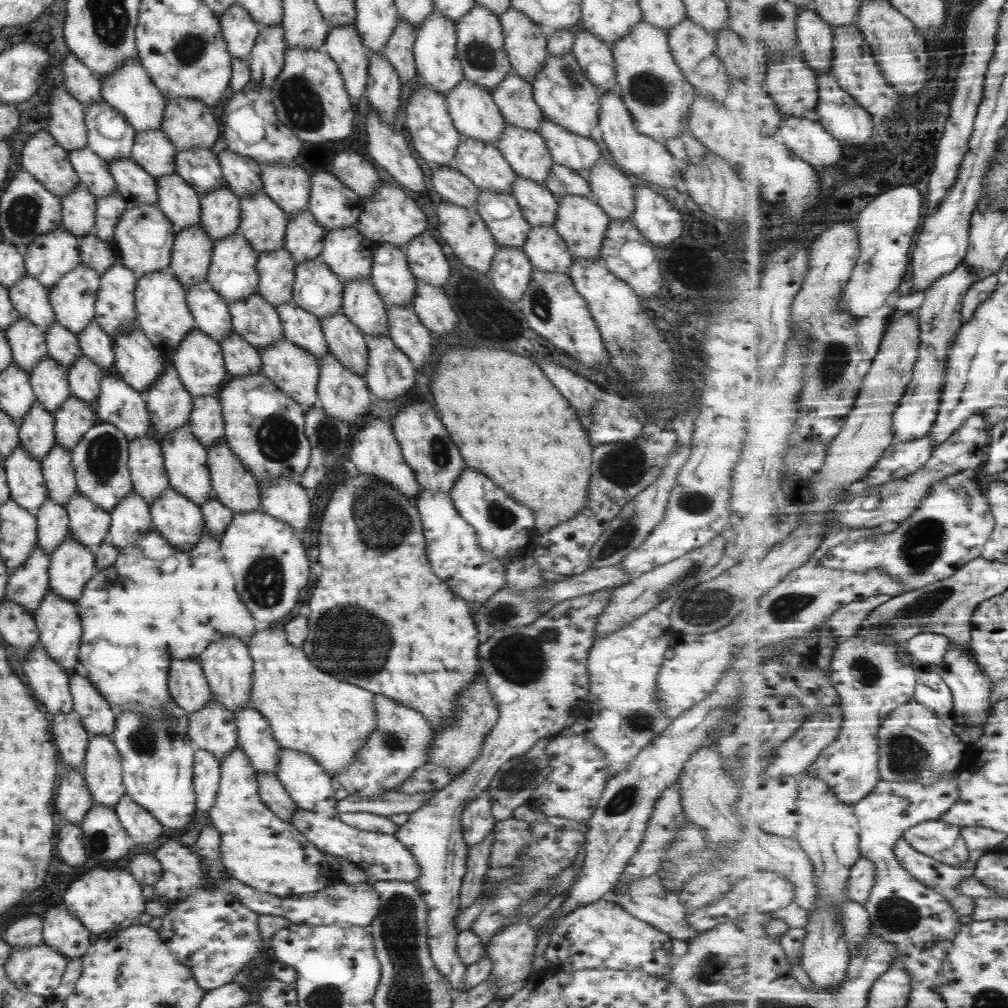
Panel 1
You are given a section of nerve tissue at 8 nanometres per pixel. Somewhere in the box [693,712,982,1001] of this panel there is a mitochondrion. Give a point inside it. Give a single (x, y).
(906, 755)

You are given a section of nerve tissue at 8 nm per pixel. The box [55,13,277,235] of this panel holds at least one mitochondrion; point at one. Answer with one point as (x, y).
(189, 49)

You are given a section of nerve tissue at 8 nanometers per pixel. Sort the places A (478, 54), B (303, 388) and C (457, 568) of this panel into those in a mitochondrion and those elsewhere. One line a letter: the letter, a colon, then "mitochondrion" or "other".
A: mitochondrion
B: other
C: other

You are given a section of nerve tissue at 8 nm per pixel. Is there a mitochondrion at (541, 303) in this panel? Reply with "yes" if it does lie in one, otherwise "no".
yes

